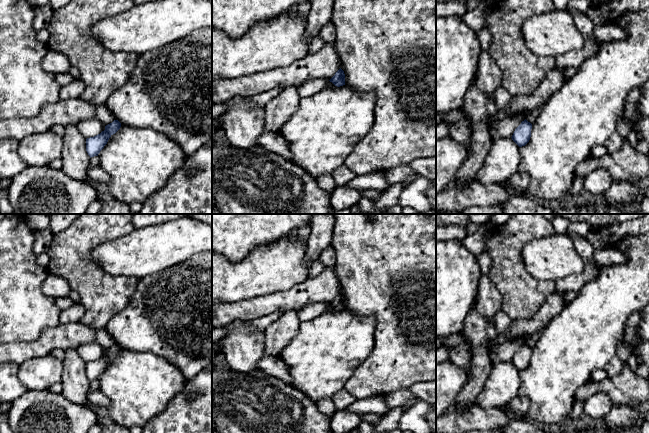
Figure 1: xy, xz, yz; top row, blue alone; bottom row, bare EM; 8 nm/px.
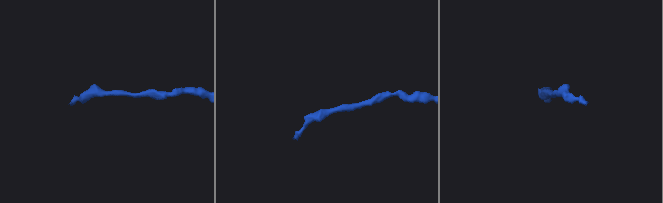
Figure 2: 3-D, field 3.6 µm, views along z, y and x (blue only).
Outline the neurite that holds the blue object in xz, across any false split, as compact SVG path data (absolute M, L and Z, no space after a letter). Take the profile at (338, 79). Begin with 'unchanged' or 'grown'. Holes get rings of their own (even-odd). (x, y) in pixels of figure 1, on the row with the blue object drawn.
unchanged | M340 68L329 81L337 87L345 85L344 71Z

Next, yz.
unchanged | M526 119L515 129L512 140L519 146L525 146L531 137L532 124Z

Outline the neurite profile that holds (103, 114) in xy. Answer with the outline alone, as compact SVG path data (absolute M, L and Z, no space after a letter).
M106 103L96 105L95 118L105 126L116 120Z

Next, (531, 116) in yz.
M540 105L536 107L535 109L533 109L532 111L527 112L525 114L525 119L531 124L533 124L535 120L537 119L537 117L539 116L539 114L541 113L543 107L544 105Z

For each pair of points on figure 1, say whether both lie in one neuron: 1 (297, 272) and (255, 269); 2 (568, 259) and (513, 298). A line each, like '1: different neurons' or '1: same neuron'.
1: same neuron
2: different neurons

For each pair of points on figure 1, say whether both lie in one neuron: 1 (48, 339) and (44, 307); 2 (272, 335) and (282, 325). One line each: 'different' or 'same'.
1: different
2: same

